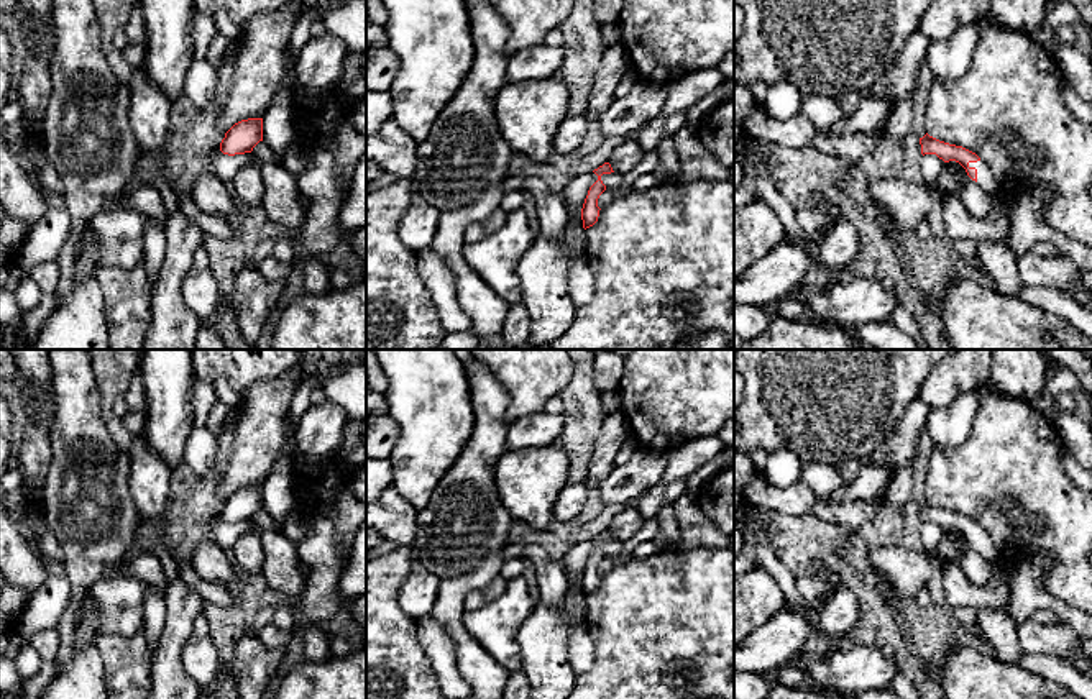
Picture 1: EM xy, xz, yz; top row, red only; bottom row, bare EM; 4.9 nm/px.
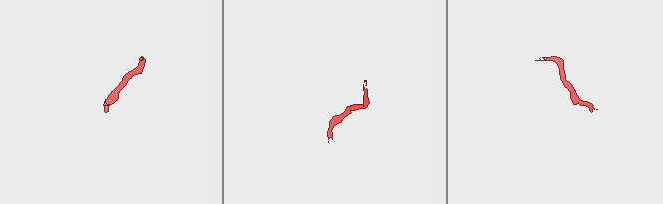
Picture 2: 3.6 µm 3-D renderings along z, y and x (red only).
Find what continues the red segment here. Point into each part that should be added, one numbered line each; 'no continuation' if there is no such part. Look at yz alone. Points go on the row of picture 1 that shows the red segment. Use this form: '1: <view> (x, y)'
1: yz (986, 179)

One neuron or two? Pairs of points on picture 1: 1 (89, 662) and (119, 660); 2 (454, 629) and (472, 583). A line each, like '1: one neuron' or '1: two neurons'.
1: two neurons
2: one neuron

